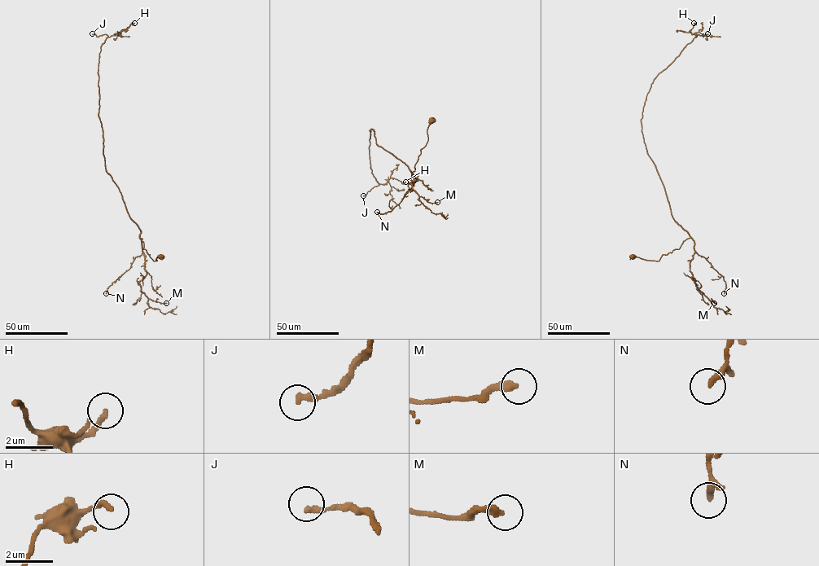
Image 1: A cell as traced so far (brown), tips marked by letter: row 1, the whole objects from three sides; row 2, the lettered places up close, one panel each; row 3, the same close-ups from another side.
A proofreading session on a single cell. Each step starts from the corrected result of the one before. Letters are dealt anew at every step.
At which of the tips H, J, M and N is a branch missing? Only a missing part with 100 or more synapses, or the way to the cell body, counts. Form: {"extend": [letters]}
{"extend": ["J"]}

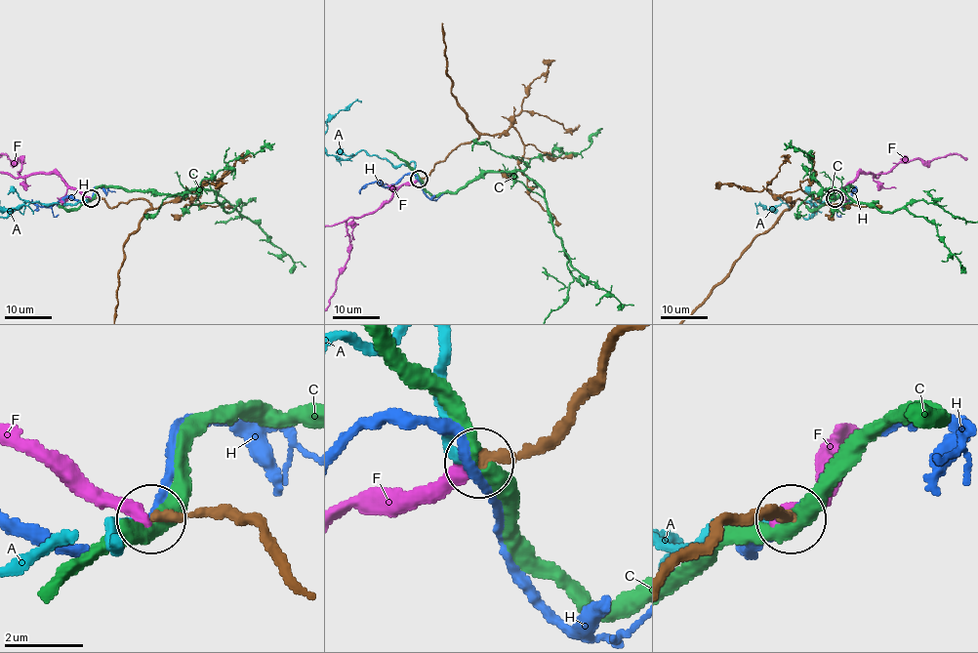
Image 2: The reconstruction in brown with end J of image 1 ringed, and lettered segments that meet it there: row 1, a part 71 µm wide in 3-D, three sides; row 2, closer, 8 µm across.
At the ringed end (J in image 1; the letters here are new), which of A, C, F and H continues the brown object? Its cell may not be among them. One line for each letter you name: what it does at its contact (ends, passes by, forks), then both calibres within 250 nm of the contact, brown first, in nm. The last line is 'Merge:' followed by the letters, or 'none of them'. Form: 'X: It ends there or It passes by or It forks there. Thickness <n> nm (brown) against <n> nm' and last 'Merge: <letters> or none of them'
A: It ends there. Thickness 260 nm (brown) against 240 nm
Merge: A

